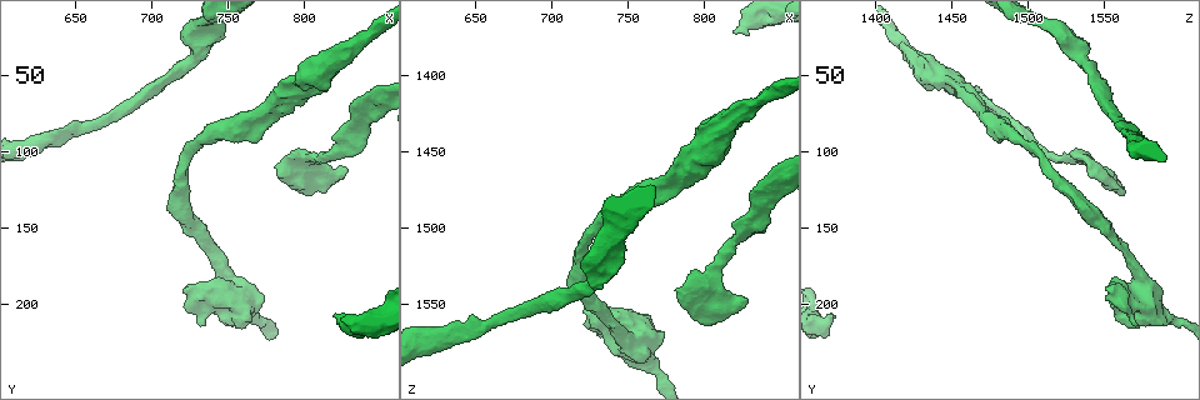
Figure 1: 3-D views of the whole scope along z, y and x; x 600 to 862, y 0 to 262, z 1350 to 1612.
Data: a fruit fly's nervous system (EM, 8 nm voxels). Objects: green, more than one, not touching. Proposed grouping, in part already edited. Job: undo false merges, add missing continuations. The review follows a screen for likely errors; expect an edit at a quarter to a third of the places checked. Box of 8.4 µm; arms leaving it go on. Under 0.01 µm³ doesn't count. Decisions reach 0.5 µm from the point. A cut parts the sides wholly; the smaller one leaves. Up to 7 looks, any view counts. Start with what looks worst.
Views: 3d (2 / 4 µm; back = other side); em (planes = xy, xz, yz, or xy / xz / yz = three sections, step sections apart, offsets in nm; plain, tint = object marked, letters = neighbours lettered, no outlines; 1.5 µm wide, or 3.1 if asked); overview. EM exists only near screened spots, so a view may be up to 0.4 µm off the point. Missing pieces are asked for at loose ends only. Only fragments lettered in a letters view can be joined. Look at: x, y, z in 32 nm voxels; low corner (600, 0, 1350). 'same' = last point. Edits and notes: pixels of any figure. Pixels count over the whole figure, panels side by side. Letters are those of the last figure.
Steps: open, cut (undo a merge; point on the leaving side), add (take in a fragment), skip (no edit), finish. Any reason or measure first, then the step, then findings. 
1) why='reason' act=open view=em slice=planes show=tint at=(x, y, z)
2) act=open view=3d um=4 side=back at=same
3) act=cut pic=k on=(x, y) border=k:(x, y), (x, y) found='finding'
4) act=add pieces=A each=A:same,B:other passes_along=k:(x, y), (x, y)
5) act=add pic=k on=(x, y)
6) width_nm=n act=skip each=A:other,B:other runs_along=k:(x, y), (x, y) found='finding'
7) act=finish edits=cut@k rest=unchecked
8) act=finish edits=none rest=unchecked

why='branch stops here' act=open view=em slice=yz step=4 show=tint at=(820, 208, 1372)

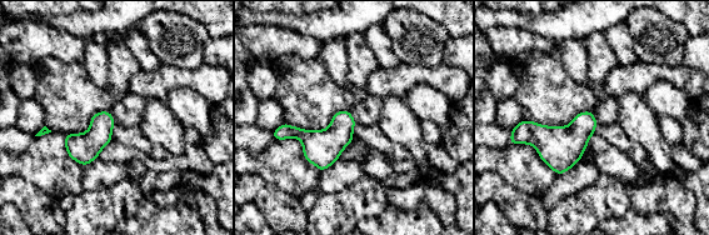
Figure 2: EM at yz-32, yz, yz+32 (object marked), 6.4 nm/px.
why='cut it another way' act=open view=em slice=planes show=letters at=same

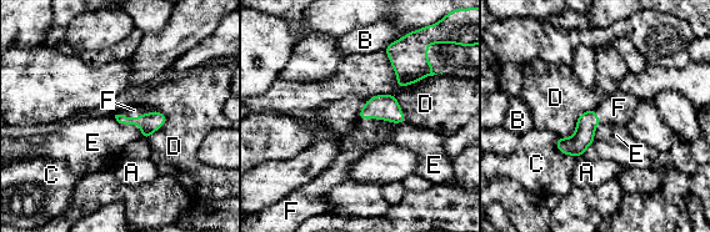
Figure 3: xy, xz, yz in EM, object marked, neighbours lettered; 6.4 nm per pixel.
longest_contact=D:380nm act=add pieces=F each=A:other,B:other,C:other,D:other,E:other,F:same passes_along=3:(149, 124), (133, 119), (134, 110) found='the neuron continues'

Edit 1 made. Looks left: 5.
why='see it whole again' act=open view=overview

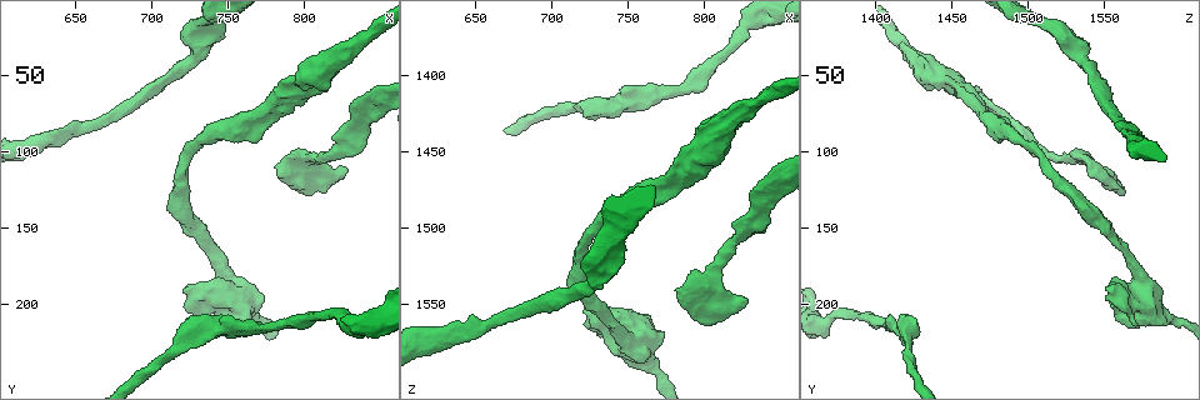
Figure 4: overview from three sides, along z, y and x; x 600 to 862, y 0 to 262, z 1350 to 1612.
why='branch stops here' act=open view=em slice=planes show=tint at=(830, 72, 1476)

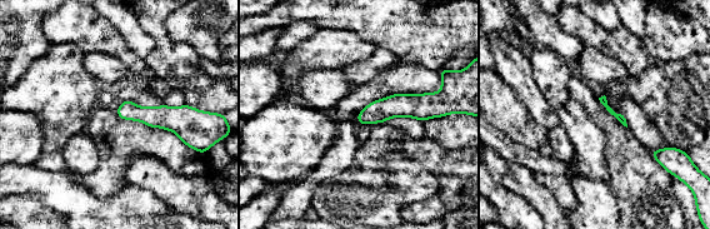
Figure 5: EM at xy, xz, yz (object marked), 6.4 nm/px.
why='what lies round it' act=open view=em slice=planes show=letters at=same

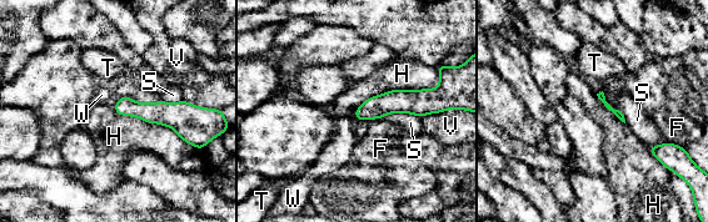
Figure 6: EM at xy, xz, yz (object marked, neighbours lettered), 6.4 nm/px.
act=skip each=F:other,H:other,S:other,T:other,V:other,W:other found='none of them fits'

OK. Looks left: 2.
why='four or more arms meet' act=open view=em slice=xy step=4 show=tint at=(806, 104, 1536)

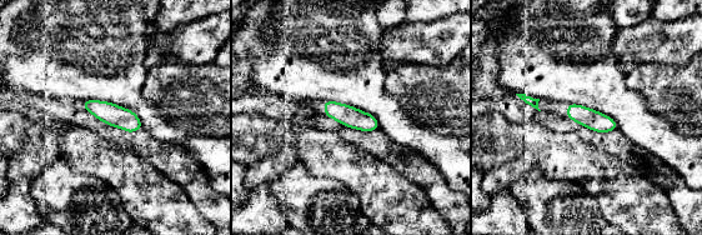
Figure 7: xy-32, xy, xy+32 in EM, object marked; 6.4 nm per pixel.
why='another direction' act=open view=em slice=planes show=letters at=same

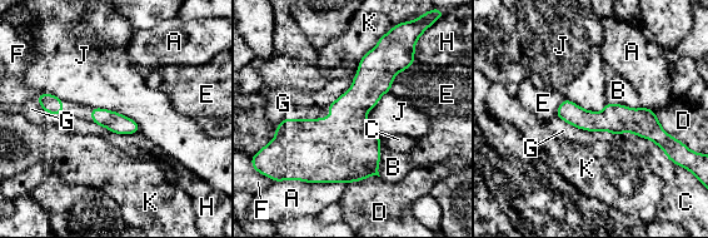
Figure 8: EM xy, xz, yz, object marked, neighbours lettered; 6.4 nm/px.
width_nm=180 act=skip each=A:other,B:other,C:other,D:other,E:other,F:other,G:other,H:other,J:other,K:other found='continuous, no second neuron'

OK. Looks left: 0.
act=finish edits=add@3 rest=unchecked

